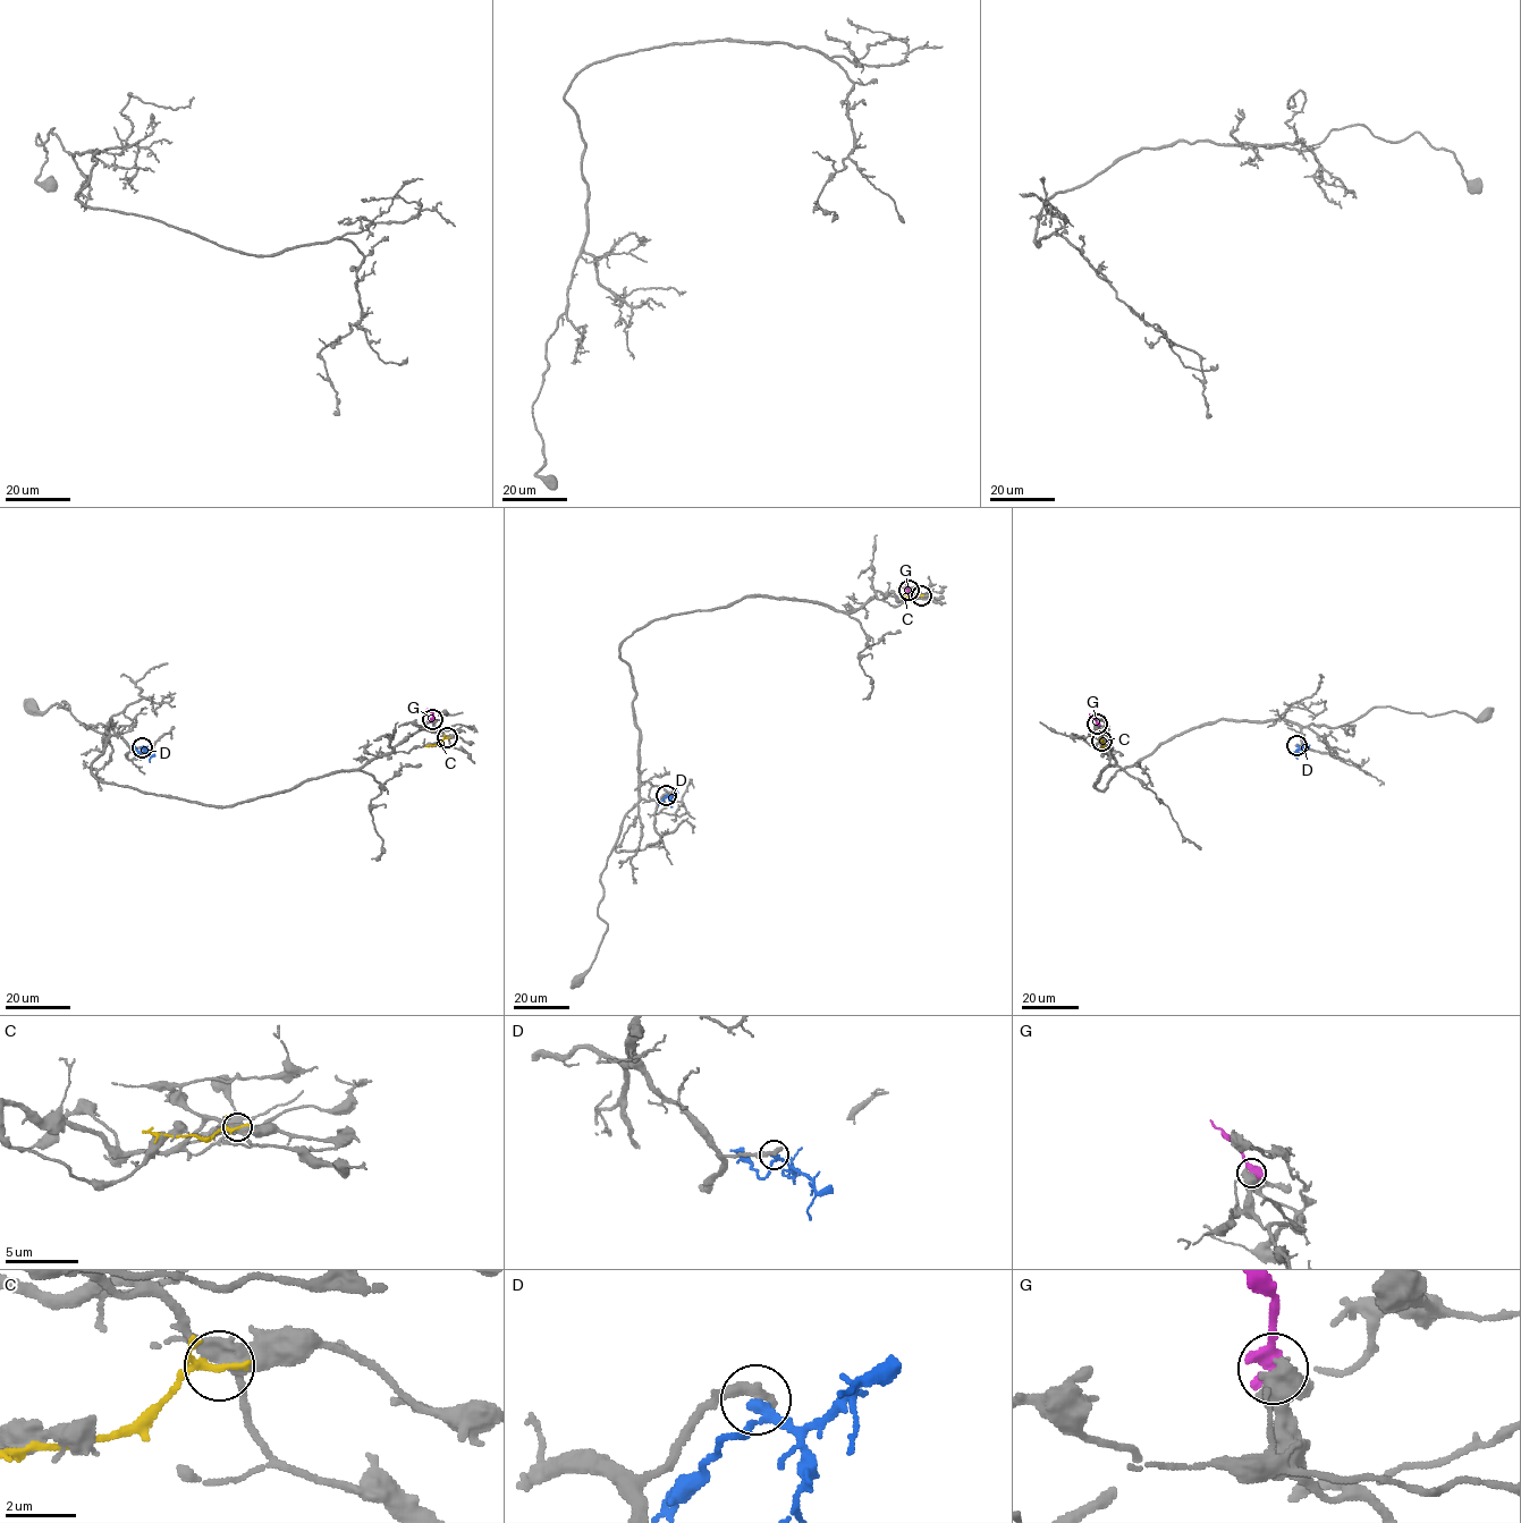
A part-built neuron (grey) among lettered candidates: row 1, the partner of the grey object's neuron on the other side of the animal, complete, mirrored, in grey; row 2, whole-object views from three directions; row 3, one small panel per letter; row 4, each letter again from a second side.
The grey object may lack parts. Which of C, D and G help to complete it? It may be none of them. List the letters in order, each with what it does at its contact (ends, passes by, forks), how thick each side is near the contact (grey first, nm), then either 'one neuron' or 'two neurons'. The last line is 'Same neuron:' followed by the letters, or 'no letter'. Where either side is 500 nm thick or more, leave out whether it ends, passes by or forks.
C: it passes by | 400/180 nm | two neurons
D: it passes by | 400/240 nm | two neurons
G: 550/600 nm | two neurons
Same neuron: no letter

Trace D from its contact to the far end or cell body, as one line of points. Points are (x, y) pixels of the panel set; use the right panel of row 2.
D: (1296, 745), (1296, 759)

